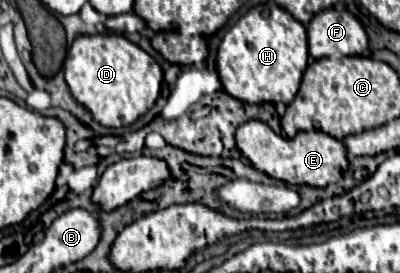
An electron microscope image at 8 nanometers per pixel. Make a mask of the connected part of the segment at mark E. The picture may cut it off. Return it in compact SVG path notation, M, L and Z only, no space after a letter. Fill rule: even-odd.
M247 120L235 132L235 142L241 156L257 170L265 172L271 178L283 180L287 184L311 184L311 186L327 186L331 182L341 180L343 170L347 170L347 150L341 140L331 138L321 130L299 132L295 138L277 136L265 122Z

